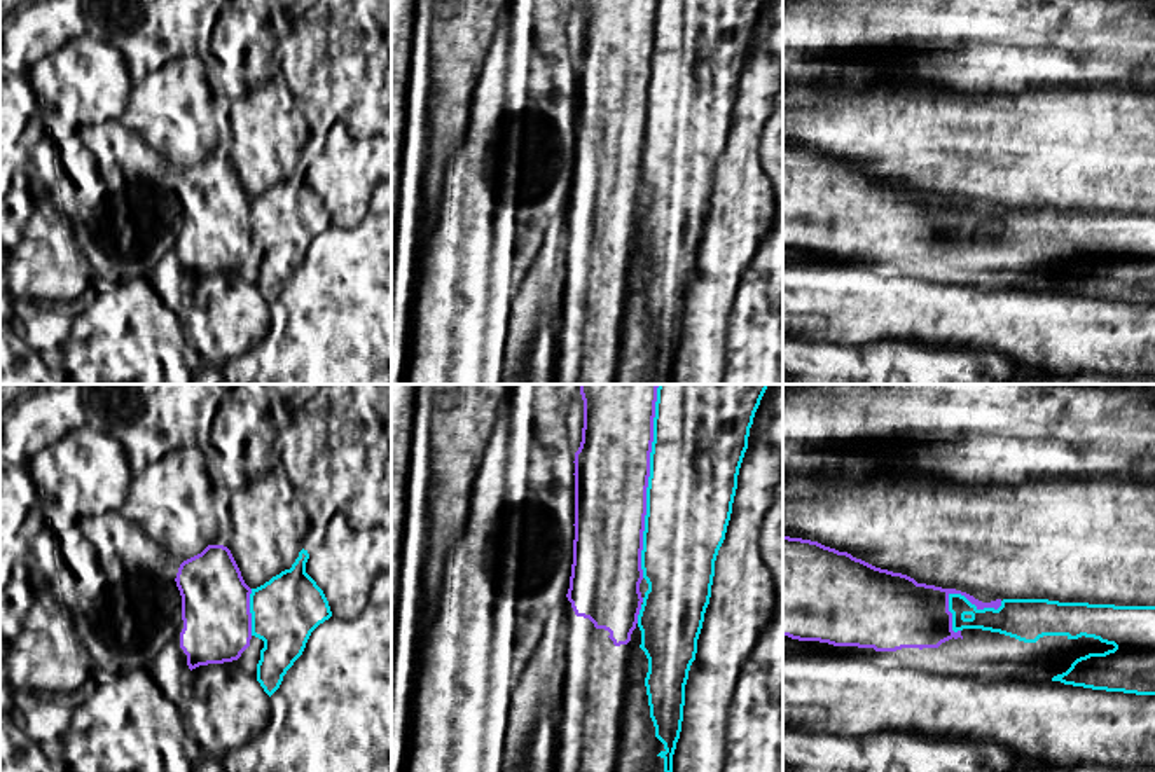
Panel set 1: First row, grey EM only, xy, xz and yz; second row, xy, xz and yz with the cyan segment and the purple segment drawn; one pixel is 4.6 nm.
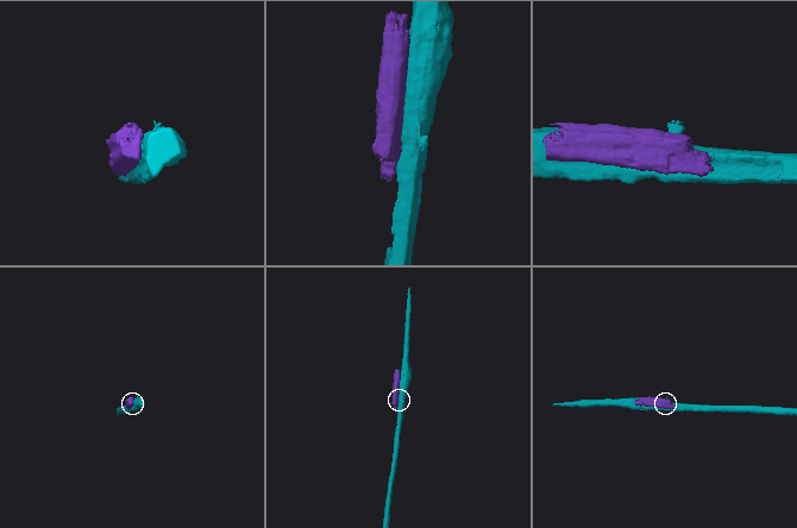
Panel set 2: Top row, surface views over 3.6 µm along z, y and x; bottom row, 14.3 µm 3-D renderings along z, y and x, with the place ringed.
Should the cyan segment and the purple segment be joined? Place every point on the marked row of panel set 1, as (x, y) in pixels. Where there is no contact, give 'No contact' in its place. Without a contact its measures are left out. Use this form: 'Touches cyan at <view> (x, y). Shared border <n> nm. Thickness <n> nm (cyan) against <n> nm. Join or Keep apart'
Touches cyan at xz (649, 481). Shared border 900 nm. Thickness 420 nm (cyan) against 360 nm. Keep apart

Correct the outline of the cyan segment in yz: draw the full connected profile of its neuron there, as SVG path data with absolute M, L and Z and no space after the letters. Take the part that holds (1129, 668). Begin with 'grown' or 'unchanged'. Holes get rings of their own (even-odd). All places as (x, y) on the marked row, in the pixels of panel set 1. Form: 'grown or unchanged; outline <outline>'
unchanged; outline M949 594L952 631L982 629L1015 638L1024 643L1036 643L1043 636L1082 636L1113 644L1104 653L1089 653L1076 658L1071 667L1052 678L1064 685L1092 690L1124 692L1136 695L1155 695L1155 606L1115 606L1089 603L1059 603L1048 599L1003 599L998 610L979 610L961 594Z

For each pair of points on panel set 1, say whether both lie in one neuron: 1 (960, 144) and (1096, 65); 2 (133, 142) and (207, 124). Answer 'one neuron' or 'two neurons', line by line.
1: two neurons
2: two neurons

